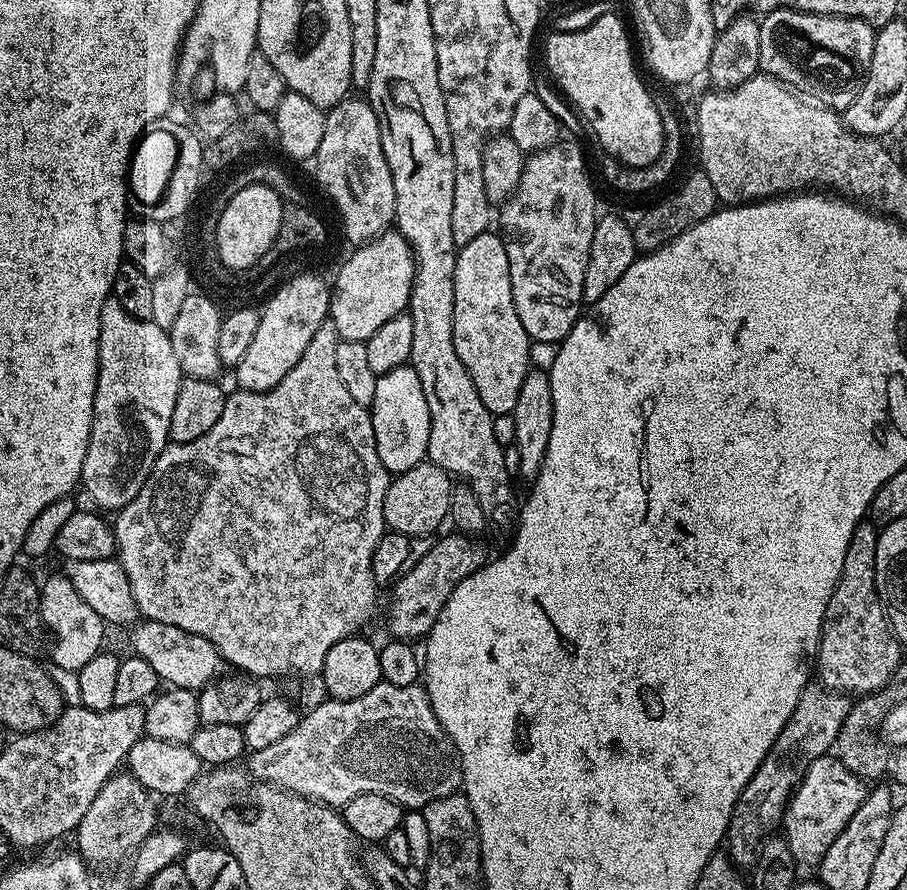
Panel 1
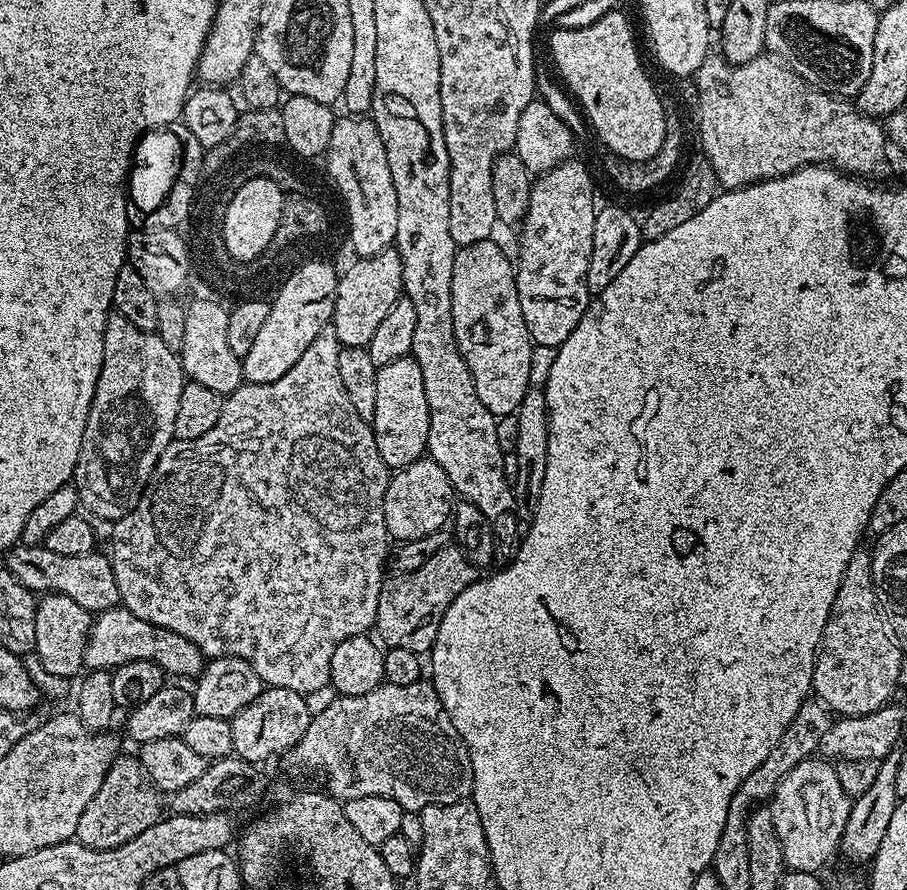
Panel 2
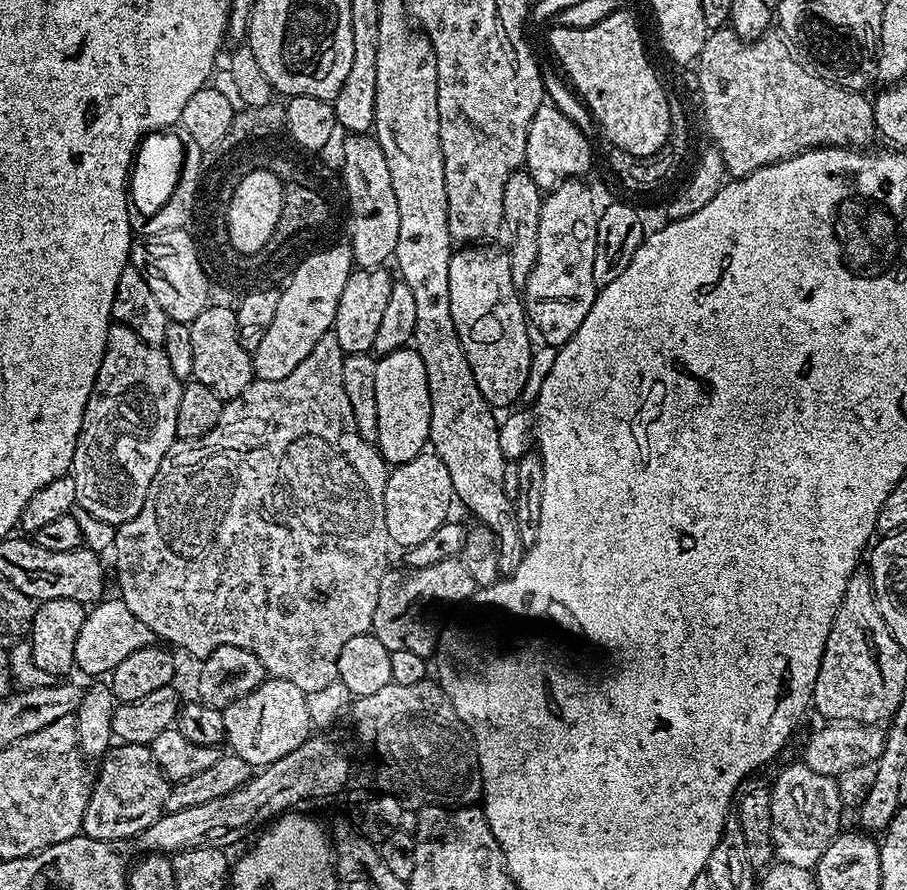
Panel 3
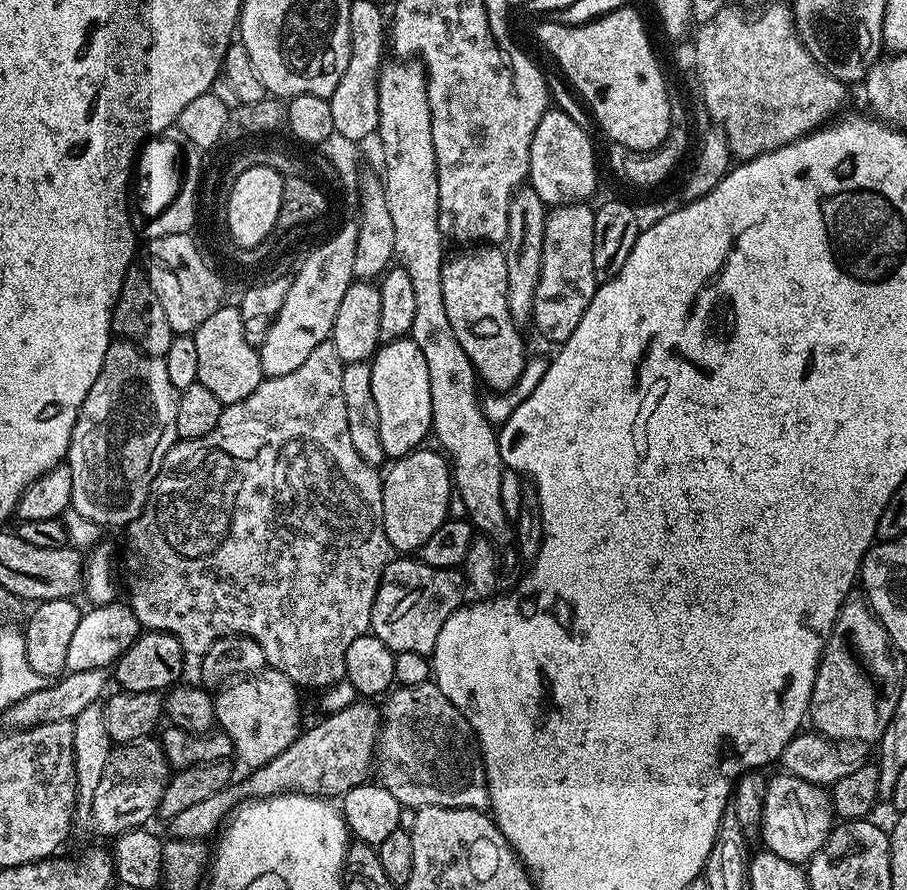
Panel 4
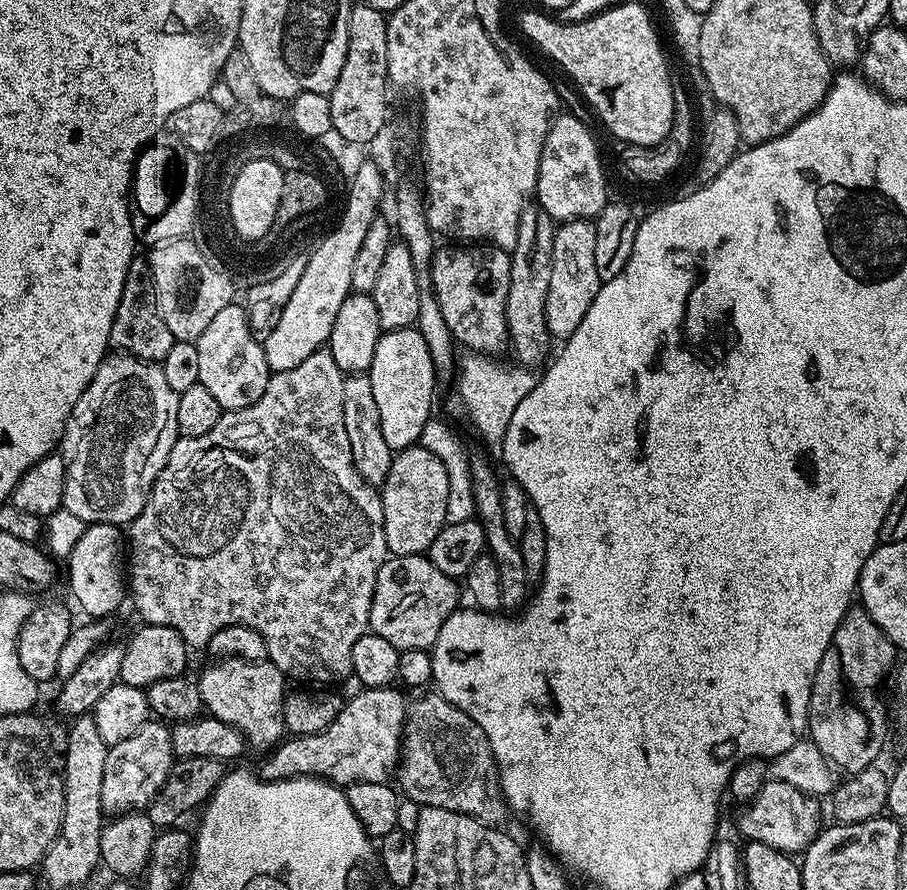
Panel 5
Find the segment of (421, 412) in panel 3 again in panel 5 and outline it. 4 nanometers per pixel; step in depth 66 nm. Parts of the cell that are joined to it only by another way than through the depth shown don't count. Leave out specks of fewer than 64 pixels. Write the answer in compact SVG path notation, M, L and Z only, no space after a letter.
M419 327L384 332L374 350L374 362L366 374L370 378L370 386L374 386L374 398L378 402L378 414L382 417L382 434L386 438L386 446L390 446L393 453L398 453L404 448L419 445L422 426L426 426L426 422L434 416L432 395L435 394L438 383L436 367Z

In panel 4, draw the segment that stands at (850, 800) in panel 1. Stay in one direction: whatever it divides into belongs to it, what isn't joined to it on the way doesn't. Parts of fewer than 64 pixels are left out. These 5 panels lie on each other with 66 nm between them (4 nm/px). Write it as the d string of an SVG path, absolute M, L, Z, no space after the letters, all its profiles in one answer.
M778 772L769 779L763 799L760 835L767 851L795 864L806 864L814 854L820 852L833 827L831 795L821 785L785 772Z

